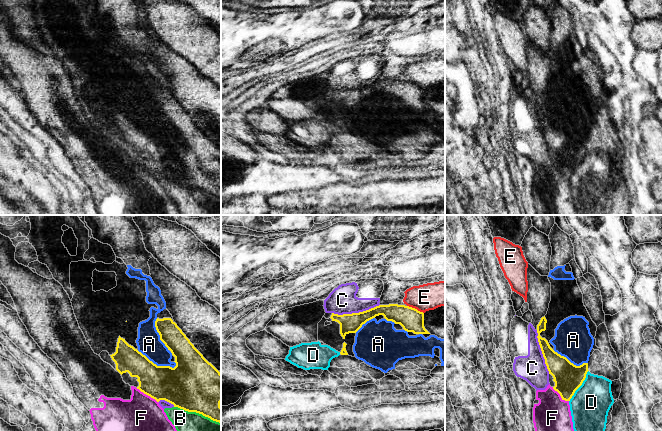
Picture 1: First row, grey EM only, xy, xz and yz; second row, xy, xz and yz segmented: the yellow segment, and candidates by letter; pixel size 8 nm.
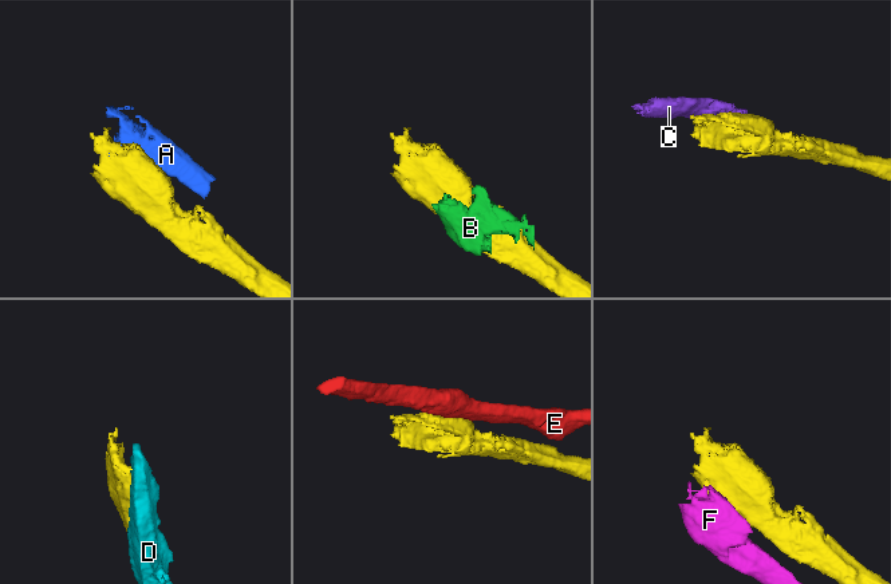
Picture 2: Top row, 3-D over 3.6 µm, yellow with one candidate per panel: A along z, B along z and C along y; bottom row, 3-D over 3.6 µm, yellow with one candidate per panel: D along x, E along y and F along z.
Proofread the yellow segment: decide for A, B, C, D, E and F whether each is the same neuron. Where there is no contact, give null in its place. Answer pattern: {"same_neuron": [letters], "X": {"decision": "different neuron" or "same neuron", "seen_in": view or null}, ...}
{"same_neuron": [], "A": {"decision": "different neuron", "seen_in": "xy"}, "B": {"decision": "different neuron", "seen_in": "xy"}, "C": {"decision": "different neuron", "seen_in": "xz"}, "D": {"decision": "different neuron", "seen_in": "yz"}, "E": {"decision": "different neuron", "seen_in": "xz"}, "F": {"decision": "different neuron", "seen_in": "xy"}}

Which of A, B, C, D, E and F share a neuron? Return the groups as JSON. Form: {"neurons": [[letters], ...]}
{"neurons": [["A"], ["B", "C"], ["D"], ["E"], ["F"]]}

